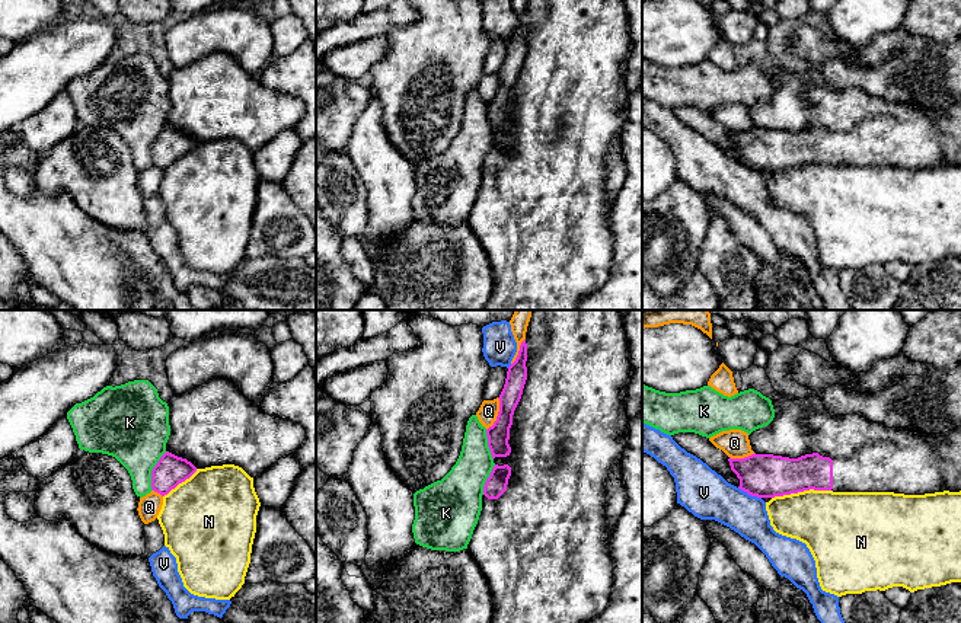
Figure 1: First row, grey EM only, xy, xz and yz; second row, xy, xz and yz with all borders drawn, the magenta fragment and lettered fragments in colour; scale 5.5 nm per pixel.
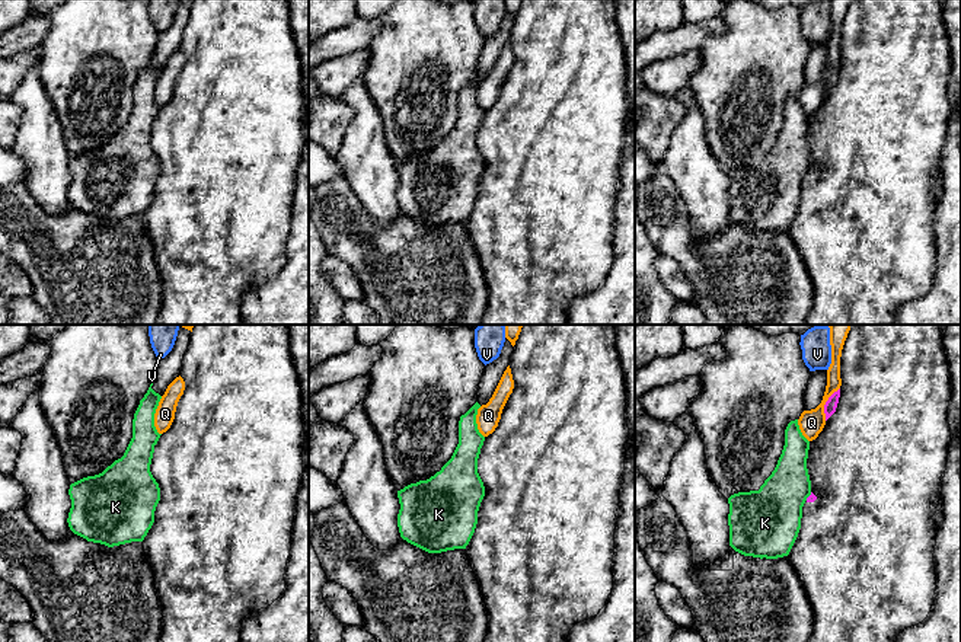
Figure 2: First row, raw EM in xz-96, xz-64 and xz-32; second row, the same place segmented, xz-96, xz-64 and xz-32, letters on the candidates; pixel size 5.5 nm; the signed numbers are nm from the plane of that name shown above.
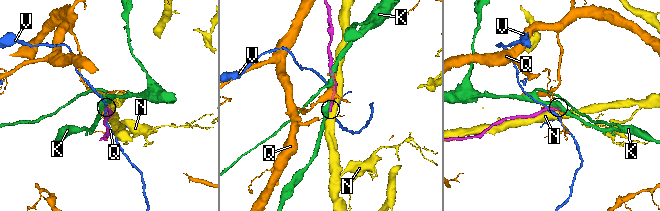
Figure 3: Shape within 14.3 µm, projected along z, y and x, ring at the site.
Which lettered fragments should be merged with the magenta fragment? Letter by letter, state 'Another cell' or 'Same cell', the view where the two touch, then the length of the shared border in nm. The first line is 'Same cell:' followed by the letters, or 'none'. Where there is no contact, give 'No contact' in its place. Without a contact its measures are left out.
Same cell: none
K: Another cell. Touches magenta in xy. Shared border 240 nm
N: Another cell. Touches magenta in yz. Shared border 340 nm
Q: Another cell. Touches magenta in xz. Shared border 200 nm
V: Another cell. Touches magenta in yz. Shared border 140 nm

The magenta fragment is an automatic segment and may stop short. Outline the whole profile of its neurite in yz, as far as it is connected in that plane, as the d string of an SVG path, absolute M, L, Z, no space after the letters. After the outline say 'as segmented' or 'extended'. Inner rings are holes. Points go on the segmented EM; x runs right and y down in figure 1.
M820 396L770 399L775 418L748 435L751 456L728 459L740 489L757 498L804 491L925 495L961 491L961 426L945 434L887 428L859 415L831 416Z; extended

